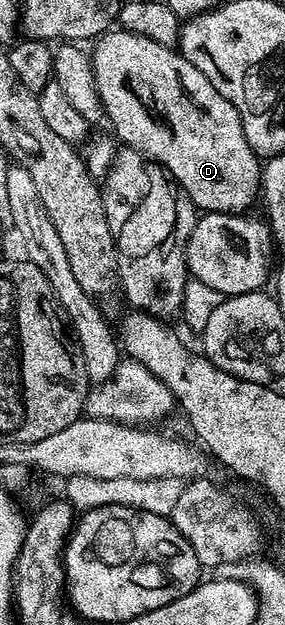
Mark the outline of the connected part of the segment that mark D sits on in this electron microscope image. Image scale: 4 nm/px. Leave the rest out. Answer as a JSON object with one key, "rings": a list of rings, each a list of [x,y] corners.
{"rings":[[[122,28],[108,29],[94,39],[93,45],[95,45],[95,51],[91,50],[89,57],[92,71],[95,74],[96,90],[99,93],[106,121],[111,121],[111,126],[115,129],[114,137],[124,147],[131,147],[142,156],[146,155],[151,162],[152,160],[160,162],[165,168],[163,170],[178,183],[182,193],[190,197],[200,211],[212,214],[237,214],[250,211],[252,209],[250,206],[254,204],[255,198],[257,202],[261,194],[261,158],[251,147],[249,140],[245,140],[245,128],[241,128],[241,116],[237,116],[237,108],[233,108],[233,104],[229,104],[229,100],[225,100],[225,96],[221,96],[221,92],[217,92],[217,88],[213,88],[213,84],[209,84],[205,72],[201,72],[188,58],[183,57],[178,49],[162,46],[145,36],[137,36]]]}

